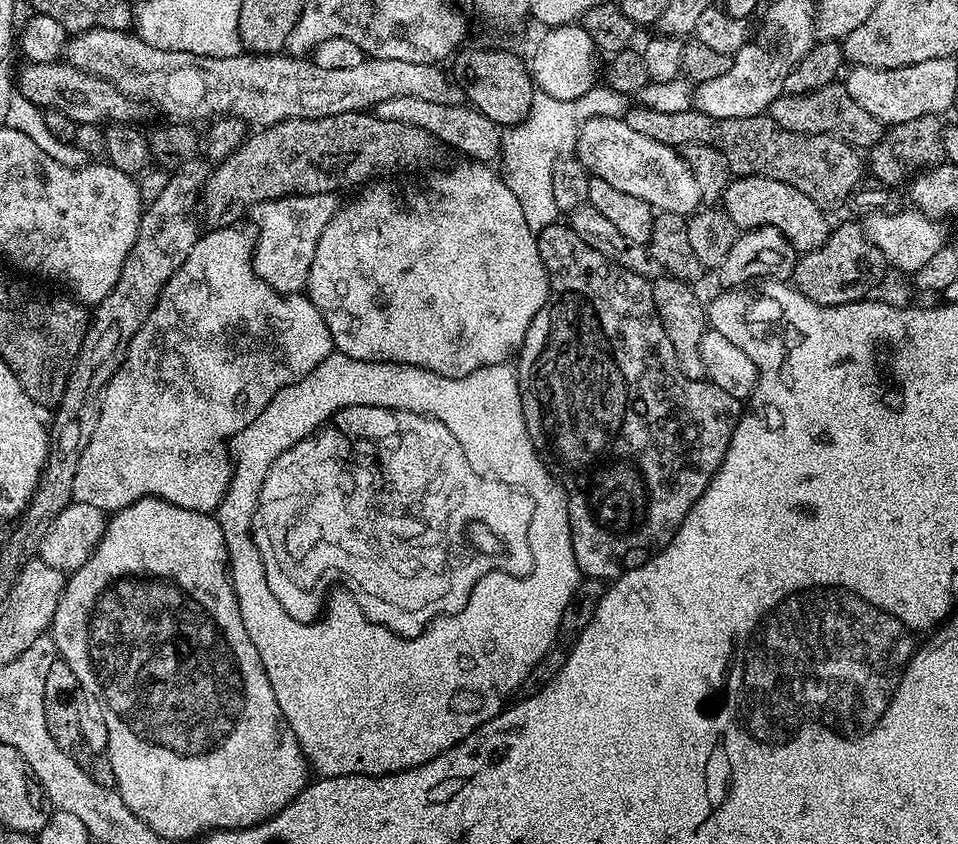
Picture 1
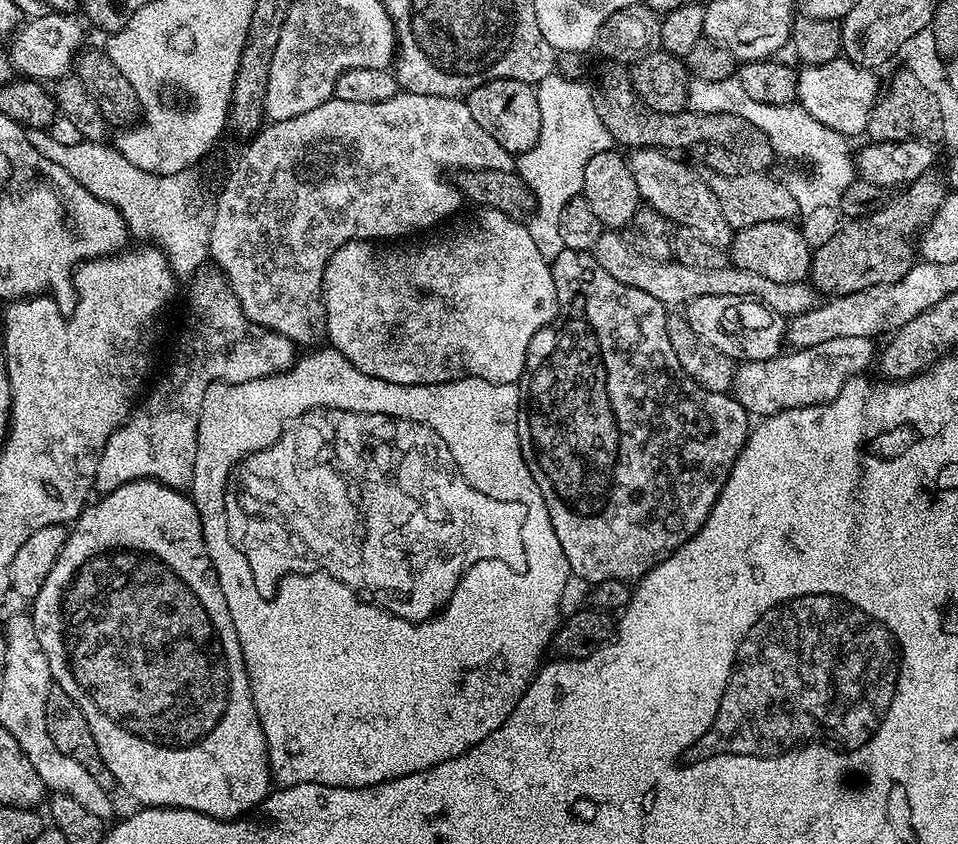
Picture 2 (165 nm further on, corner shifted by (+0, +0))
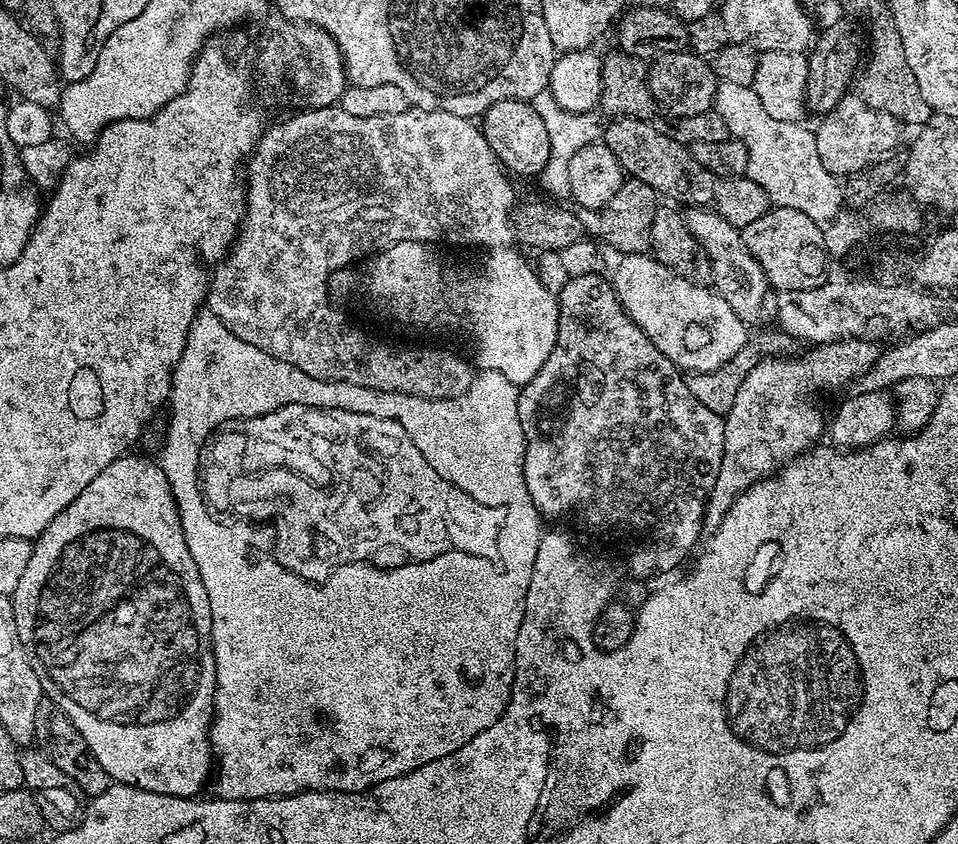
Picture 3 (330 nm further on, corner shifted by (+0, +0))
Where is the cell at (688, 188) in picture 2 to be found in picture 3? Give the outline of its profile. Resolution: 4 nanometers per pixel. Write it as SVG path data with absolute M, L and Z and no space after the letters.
M689 207L686 219L690 232L698 238L712 263L711 287L720 293L722 299L730 302L730 310L734 310L734 314L738 314L744 324L755 326L762 323L770 316L770 285L762 266L758 264L758 258L746 250L743 231L709 208Z

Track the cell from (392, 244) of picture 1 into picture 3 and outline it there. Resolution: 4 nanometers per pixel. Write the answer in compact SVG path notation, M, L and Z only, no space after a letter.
M398 242L394 246L390 246L384 252L377 252L363 265L364 268L360 272L360 276L355 276L352 268L344 268L336 273L333 277L335 287L340 287L344 292L361 292L364 296L369 296L382 311L388 316L393 316L400 324L417 324L420 328L429 328L432 332L445 332L448 336L457 336L466 347L472 351L471 359L475 361L483 371L497 372L503 374L505 378L510 378L510 382L514 382L518 386L530 383L534 378L534 374L538 374L542 370L544 363L550 358L552 351L557 348L556 339L558 338L558 328L560 326L560 305L557 297L550 290L546 290L546 286L542 286L542 282L538 278L535 267L524 256L519 256L515 252L515 247L498 248L487 253L488 256L481 262L477 268L455 268L452 264L447 264L442 257L439 256L437 249L430 244L422 242Z

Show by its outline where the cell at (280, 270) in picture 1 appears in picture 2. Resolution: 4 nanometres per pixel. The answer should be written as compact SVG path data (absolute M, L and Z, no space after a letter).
M400 90L396 93L396 96L386 98L385 101L376 102L348 102L338 99L330 99L326 102L322 102L322 106L314 106L314 110L306 110L306 114L298 114L298 118L286 118L285 120L273 120L271 122L265 123L261 127L260 131L256 133L255 136L251 137L247 141L248 149L241 154L236 160L236 165L232 168L232 173L228 176L228 181L224 184L224 189L218 192L216 196L216 209L214 210L214 222L212 223L212 229L210 230L210 246L208 251L210 253L211 259L217 264L215 264L219 271L223 272L224 279L227 280L229 286L232 288L232 293L238 298L240 303L240 309L244 311L244 316L251 324L257 324L260 328L267 328L269 332L277 332L282 334L287 338L287 340L292 341L293 344L297 346L303 346L303 344L312 344L308 346L316 346L325 339L328 330L328 319L326 318L326 310L324 309L324 271L328 265L328 260L334 254L334 250L338 250L342 246L346 246L350 242L355 240L366 240L369 242L392 242L397 238L407 237L409 234L416 234L419 228L431 229L433 226L431 224L436 224L440 220L440 212L436 208L444 208L448 204L448 200L444 195L447 194L448 188L444 184L424 184L419 188L418 185L412 184L388 184L388 156L393 156L400 164L405 164L406 167L412 168L425 168L426 171L432 172L435 168L456 168L455 170L463 170L465 168L481 168L482 170L506 170L507 172L513 171L514 168L514 156L513 153L502 150L502 146L498 146L498 142L494 142L494 138L490 138L490 134L486 134L486 130L482 130L482 126L478 126L478 122L474 122L474 114L470 114L470 106L468 105L467 99L457 98L455 96L435 96L434 94L414 94L413 92L405 92Z

